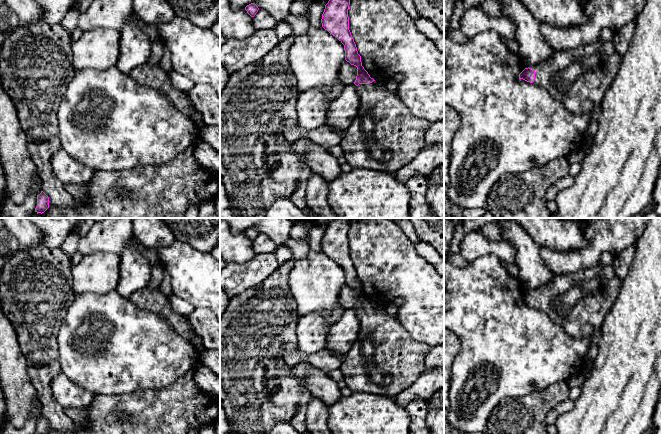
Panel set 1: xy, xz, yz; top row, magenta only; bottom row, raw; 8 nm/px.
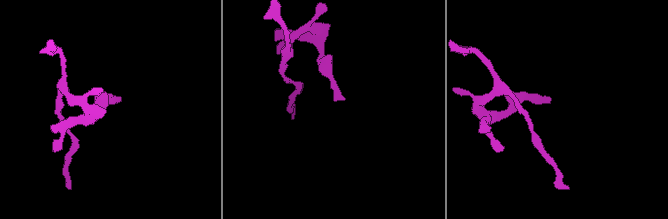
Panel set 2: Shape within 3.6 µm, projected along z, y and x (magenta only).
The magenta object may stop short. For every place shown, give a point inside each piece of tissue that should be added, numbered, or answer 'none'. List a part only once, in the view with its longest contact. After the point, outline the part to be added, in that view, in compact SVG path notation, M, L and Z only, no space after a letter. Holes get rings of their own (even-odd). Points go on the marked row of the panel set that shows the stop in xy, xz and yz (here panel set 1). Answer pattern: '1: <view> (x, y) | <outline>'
1: xz (385, 136) | M375 80L370 84L359 84L356 90L360 98L360 105L352 124L341 134L340 146L343 149L343 156L353 168L368 168L395 174L409 164L425 147L424 137L431 123L414 116L397 93L386 88L385 83L378 84Z

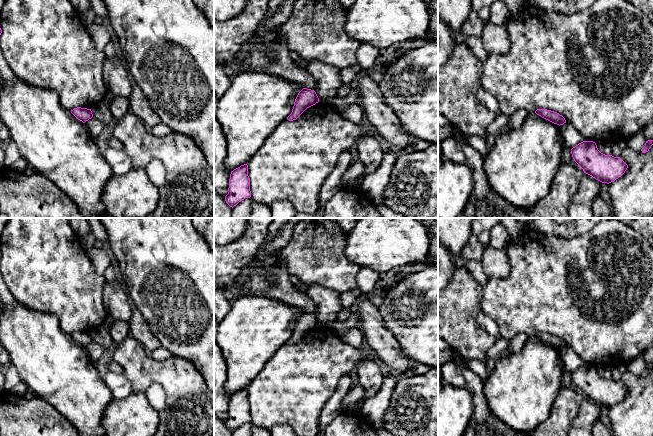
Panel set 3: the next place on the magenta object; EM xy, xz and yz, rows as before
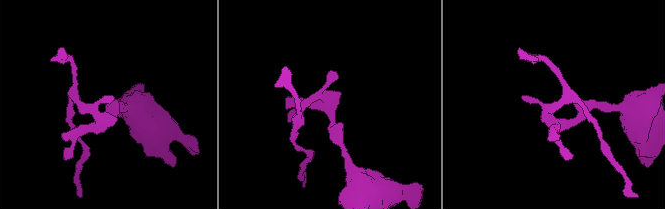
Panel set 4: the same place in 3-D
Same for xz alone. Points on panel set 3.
none

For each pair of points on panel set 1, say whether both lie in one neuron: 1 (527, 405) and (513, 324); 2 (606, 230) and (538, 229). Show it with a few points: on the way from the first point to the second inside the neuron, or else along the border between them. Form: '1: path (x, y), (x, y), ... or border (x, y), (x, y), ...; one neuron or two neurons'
1: border (547, 387), (532, 391), (523, 396), (502, 398); two neurons
2: border (582, 231), (586, 245), (583, 248), (568, 251); two neurons

